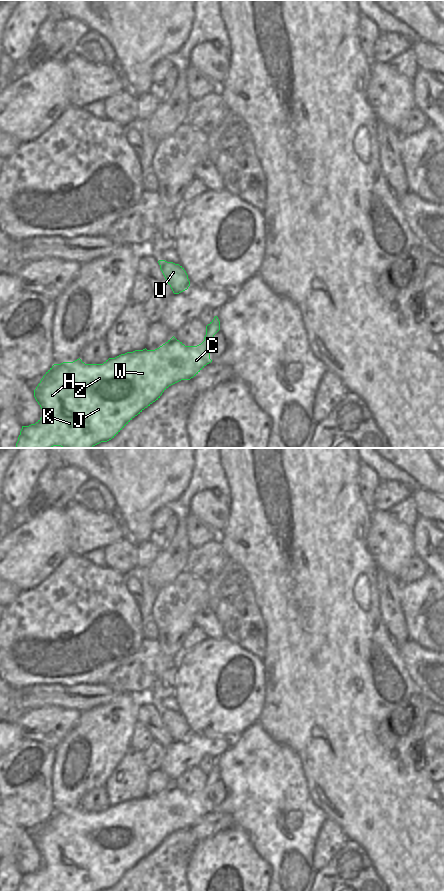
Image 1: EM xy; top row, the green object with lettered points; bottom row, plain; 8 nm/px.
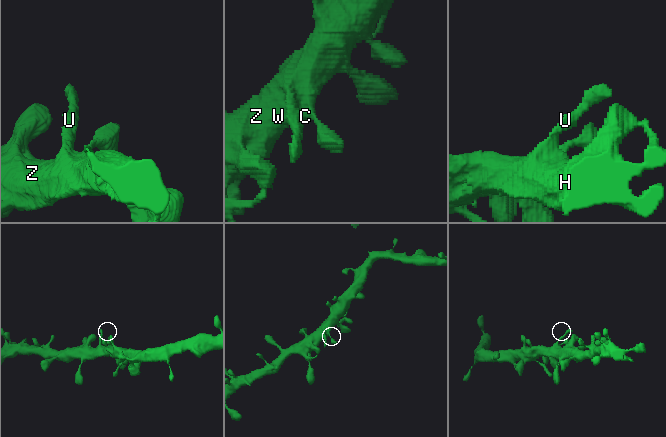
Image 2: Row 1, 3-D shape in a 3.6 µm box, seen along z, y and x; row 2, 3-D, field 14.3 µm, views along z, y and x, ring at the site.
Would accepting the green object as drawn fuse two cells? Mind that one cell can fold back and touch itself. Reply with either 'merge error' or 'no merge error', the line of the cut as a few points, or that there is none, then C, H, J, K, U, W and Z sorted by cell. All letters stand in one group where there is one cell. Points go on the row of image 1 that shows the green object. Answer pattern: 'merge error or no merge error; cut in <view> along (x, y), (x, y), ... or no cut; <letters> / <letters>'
no merge error; no cut; C H J K U W Z

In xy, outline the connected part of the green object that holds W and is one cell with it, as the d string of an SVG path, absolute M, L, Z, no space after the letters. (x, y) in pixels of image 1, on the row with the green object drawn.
M217 316L206 326L204 341L197 346L185 346L174 336L155 350L135 350L109 358L103 364L85 364L80 358L73 362L54 364L34 390L42 409L42 417L29 426L22 426L15 448L92 448L114 438L135 416L158 400L171 385L190 380L211 363L208 345L220 330Z

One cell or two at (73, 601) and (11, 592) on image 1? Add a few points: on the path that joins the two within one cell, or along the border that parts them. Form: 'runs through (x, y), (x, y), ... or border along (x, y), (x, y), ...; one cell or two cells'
border along (20, 592), (10, 604); two cells

